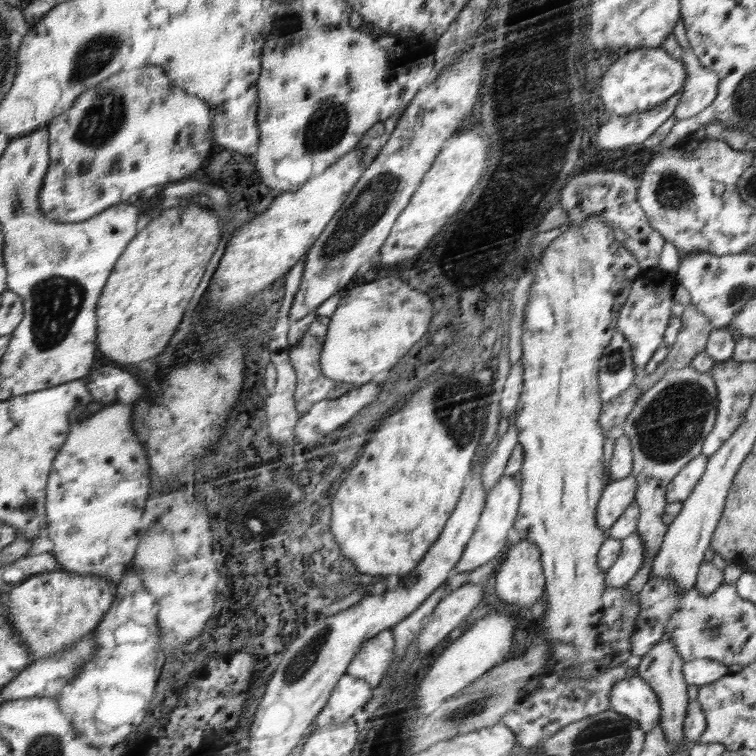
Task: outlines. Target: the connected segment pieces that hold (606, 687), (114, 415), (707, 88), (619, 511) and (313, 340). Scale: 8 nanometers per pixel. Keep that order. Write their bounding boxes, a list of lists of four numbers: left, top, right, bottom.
[[502,665,637,748],[47,403,152,585],[674,47,719,121],[598,476,636,530],[289,316,354,416]]

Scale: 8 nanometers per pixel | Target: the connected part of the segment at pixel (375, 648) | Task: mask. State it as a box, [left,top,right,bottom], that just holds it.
[347,629,394,689]

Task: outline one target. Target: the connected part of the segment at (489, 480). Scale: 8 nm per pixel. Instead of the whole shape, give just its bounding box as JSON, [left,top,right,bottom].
[483,423,519,493]

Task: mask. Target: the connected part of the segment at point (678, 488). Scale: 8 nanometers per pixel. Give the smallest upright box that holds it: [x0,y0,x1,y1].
[666,455,710,504]

